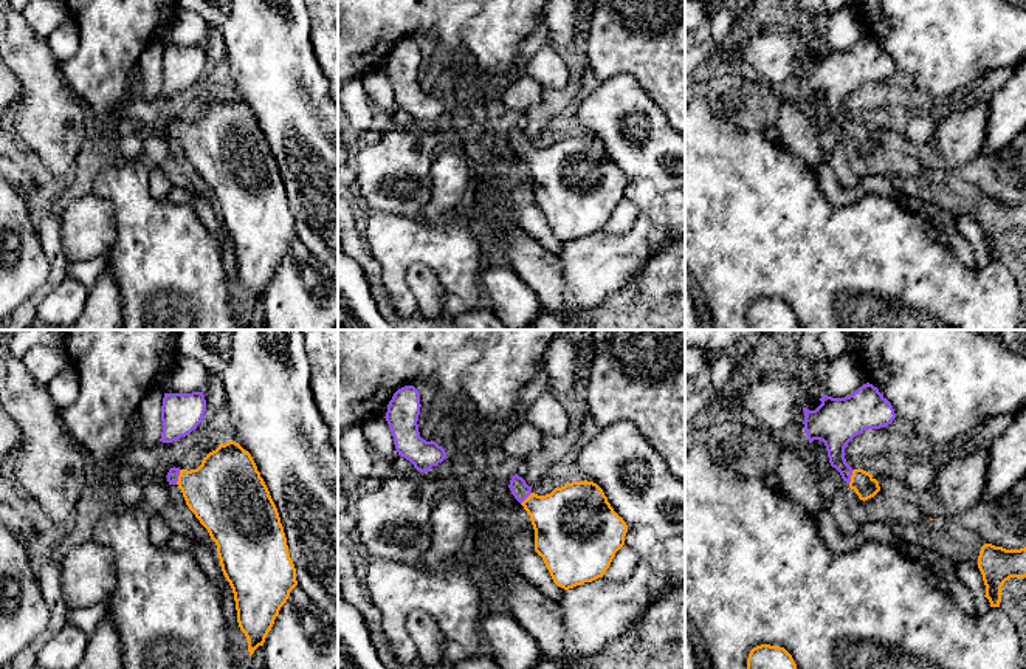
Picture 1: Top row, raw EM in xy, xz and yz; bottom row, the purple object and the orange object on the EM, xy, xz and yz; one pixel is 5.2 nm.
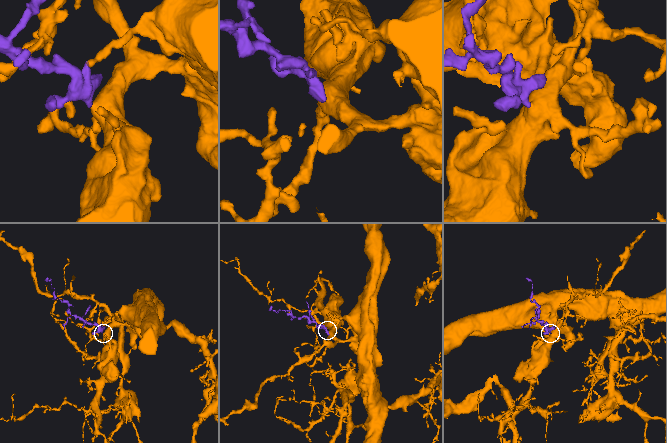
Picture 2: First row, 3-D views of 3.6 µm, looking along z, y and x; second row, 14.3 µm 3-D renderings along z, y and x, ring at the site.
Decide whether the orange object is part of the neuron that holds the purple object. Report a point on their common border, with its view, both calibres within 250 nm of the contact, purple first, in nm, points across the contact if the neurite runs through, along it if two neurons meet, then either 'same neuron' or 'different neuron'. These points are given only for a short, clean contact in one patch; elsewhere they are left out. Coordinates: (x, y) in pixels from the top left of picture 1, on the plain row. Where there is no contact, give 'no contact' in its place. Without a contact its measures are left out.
meets purple in xy at (177, 130); 60 nm thick on the purple side, 360 nm on the other; runs through xy (172, 129), (177, 130), (222, 146); same neuron

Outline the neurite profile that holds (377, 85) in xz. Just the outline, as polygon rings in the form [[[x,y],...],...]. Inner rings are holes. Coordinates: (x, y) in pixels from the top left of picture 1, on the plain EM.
[[[370,71],[363,76],[363,87],[369,101],[381,107],[387,118],[398,110],[386,71]]]

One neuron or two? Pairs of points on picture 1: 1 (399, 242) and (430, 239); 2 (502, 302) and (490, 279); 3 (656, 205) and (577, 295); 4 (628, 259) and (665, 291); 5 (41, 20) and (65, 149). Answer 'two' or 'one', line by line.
1: one
2: one
3: two
4: two
5: two

